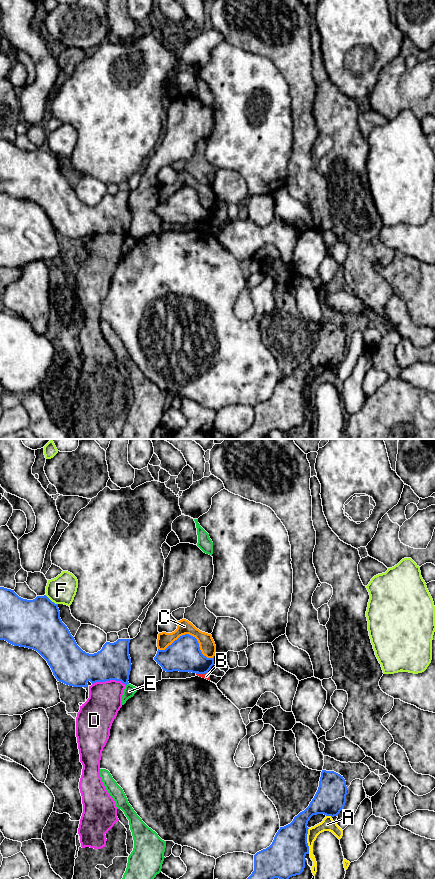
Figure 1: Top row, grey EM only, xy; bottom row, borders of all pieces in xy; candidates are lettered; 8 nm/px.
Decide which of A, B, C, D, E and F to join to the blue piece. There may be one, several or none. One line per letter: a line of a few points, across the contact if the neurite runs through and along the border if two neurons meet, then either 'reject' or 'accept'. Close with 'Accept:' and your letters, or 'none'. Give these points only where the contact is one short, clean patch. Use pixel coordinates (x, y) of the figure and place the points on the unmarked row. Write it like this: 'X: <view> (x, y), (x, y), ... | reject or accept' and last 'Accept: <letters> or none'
A: reject
B: xy (207, 224), (196, 226) | reject
C: reject
D: reject
E: xy (128, 235), (126, 237) | reject
F: reject
Accept: none

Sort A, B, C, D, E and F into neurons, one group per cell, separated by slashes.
A / B D / C / E / F

